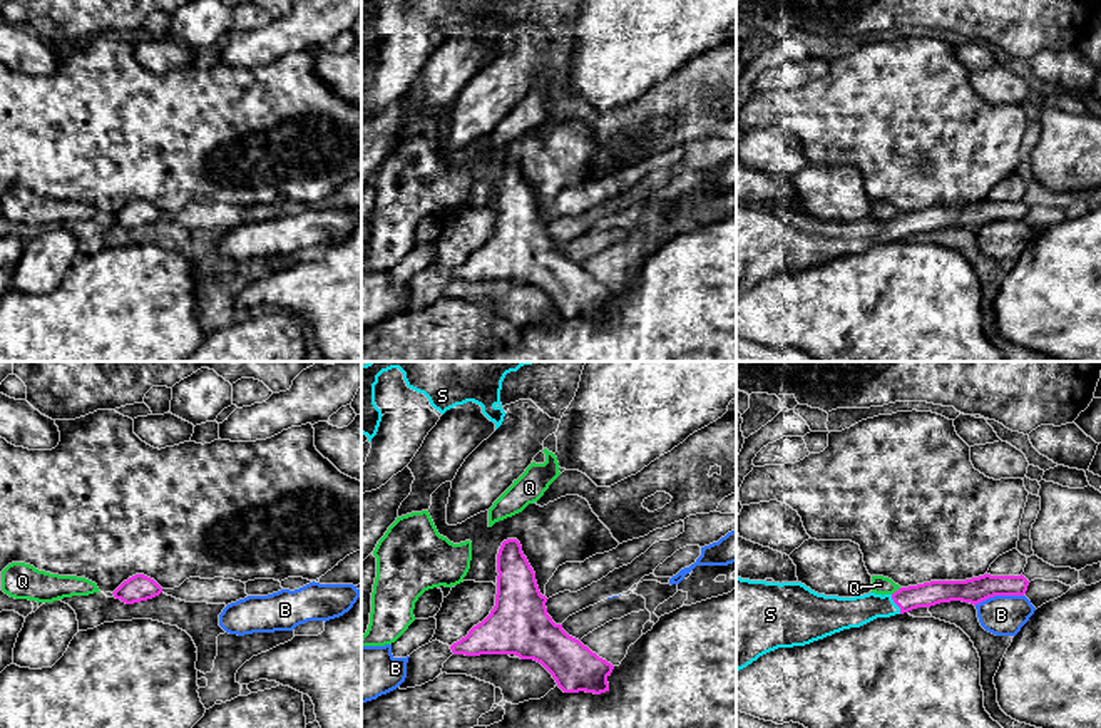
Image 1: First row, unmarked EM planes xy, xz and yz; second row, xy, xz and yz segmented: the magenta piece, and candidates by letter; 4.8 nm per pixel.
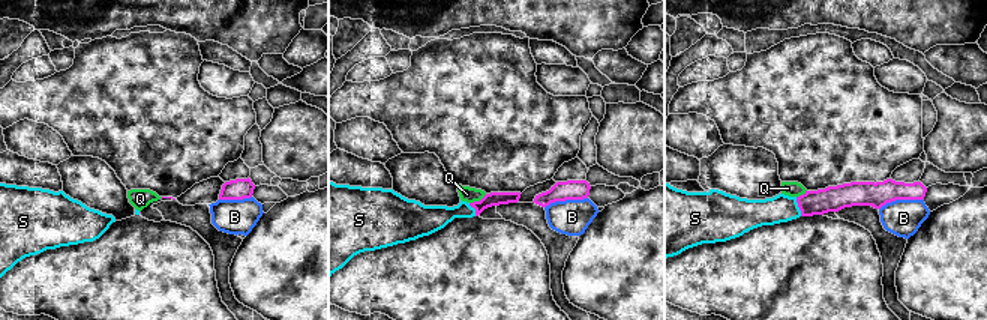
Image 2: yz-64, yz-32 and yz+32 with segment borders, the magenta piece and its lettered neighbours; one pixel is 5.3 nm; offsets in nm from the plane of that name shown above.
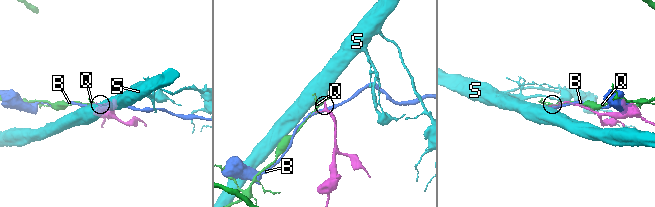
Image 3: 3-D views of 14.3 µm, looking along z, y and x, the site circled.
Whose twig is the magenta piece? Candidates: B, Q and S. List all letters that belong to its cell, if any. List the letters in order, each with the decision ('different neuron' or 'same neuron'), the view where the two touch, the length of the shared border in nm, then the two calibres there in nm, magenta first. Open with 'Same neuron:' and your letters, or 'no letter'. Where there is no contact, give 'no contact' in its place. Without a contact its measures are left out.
Same neuron: S
B: different neuron | yz | 240 nm | 120/190 nm
Q: different neuron | yz | 60 nm | 120/90 nm
S: same neuron | yz | 110 nm | 120/150 nm

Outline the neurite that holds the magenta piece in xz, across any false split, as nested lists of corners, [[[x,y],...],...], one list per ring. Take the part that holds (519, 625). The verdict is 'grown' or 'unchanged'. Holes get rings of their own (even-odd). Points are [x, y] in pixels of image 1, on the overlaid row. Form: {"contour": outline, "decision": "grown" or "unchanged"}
{"contour": [[[517,539],[502,542],[497,554],[497,594],[490,614],[474,626],[465,638],[450,646],[453,654],[515,654],[520,659],[540,663],[556,679],[564,693],[594,693],[609,691],[607,678],[614,666],[599,658],[579,639],[569,636],[562,624],[556,624],[547,614],[547,597],[540,594],[535,572],[522,552]]], "decision": "unchanged"}

